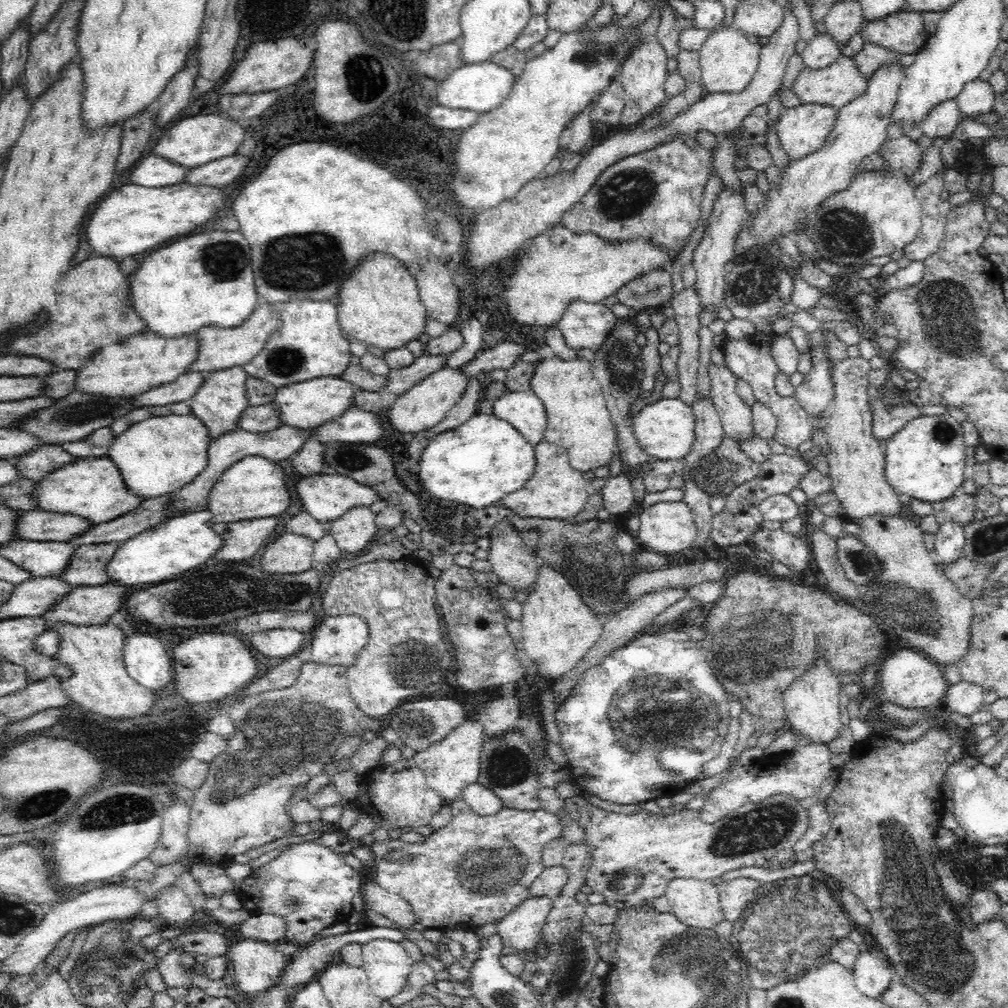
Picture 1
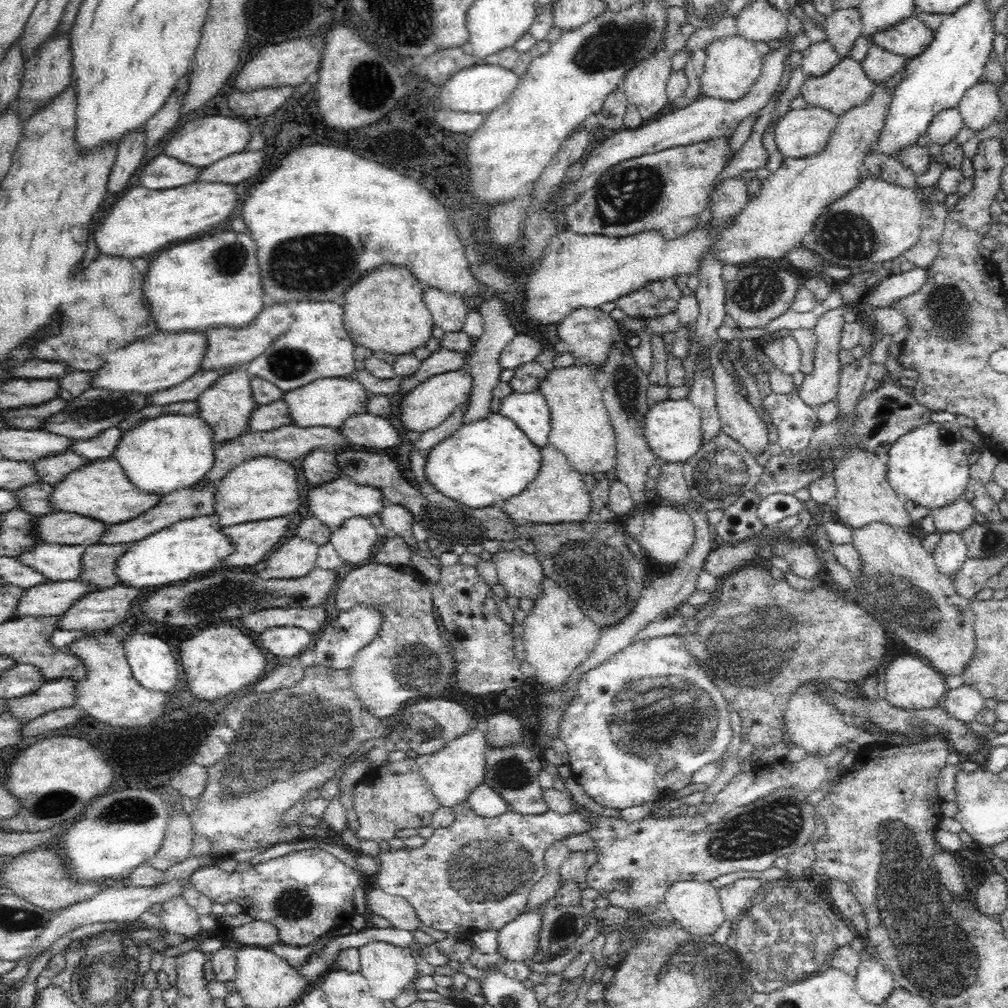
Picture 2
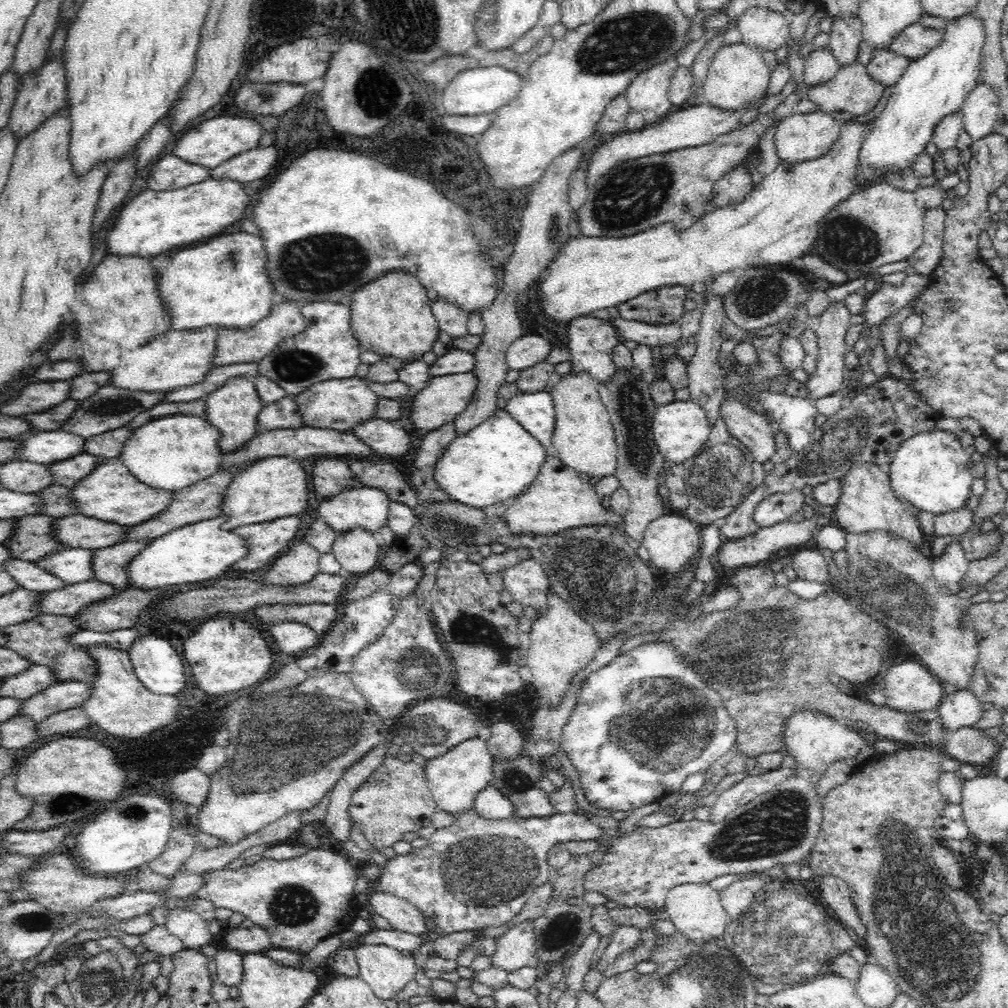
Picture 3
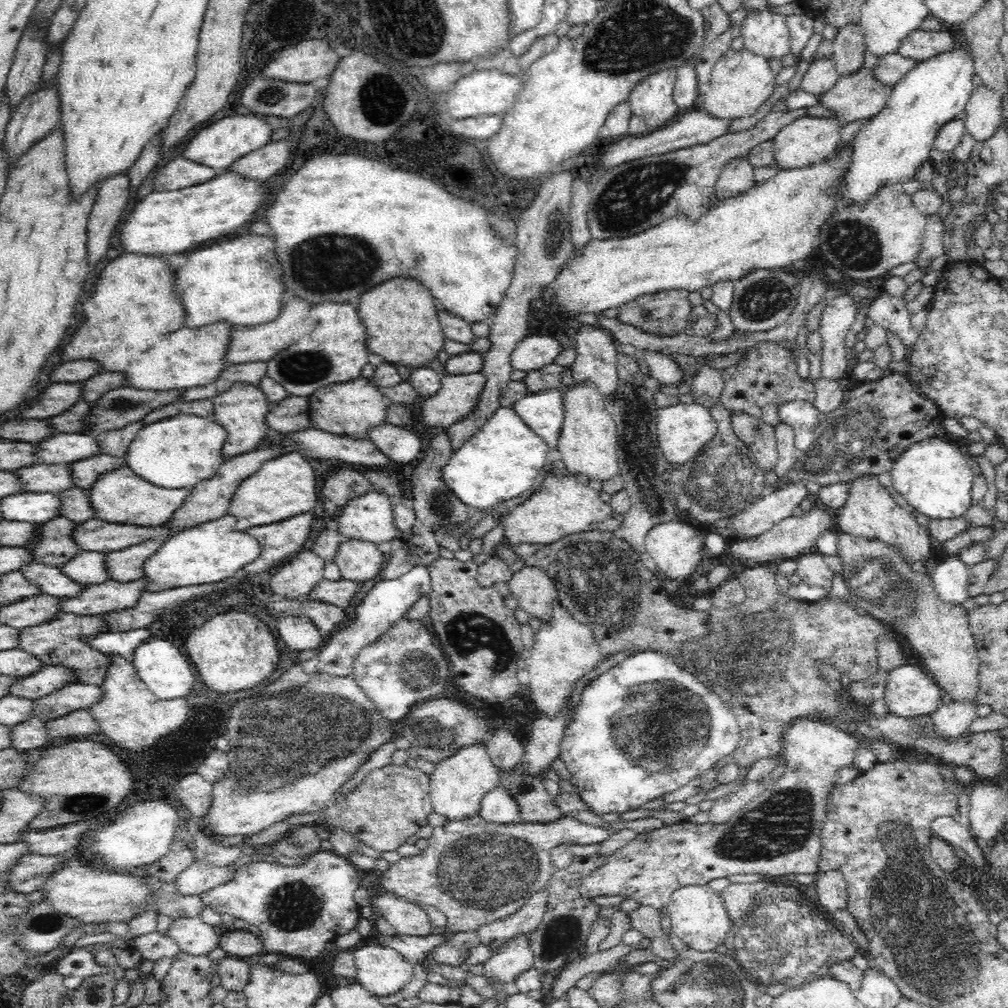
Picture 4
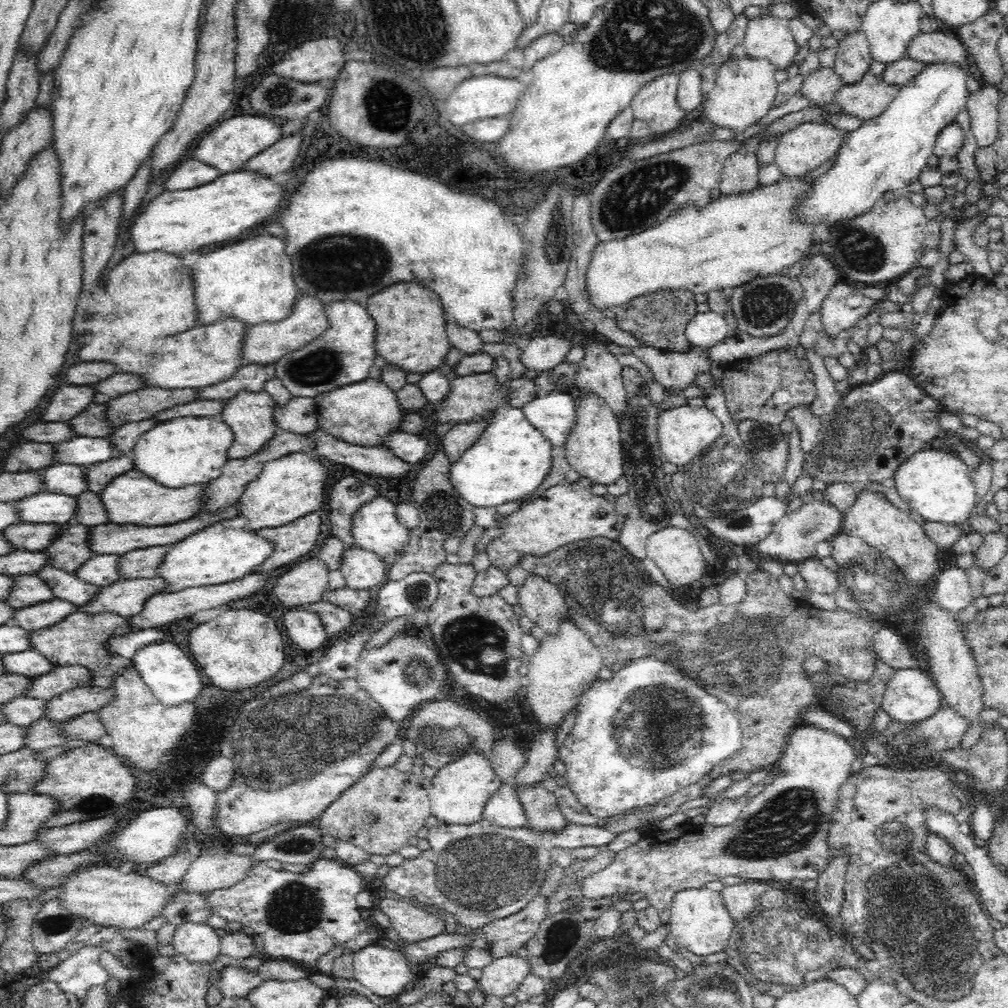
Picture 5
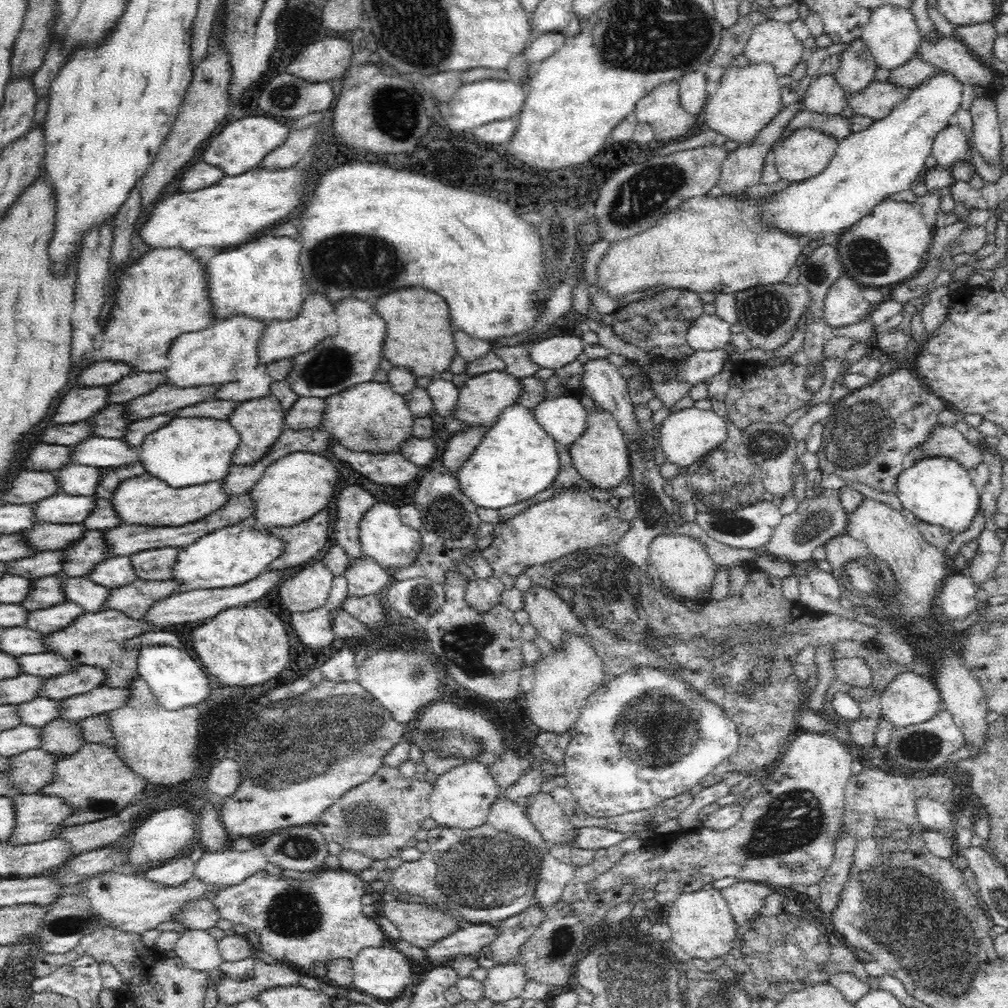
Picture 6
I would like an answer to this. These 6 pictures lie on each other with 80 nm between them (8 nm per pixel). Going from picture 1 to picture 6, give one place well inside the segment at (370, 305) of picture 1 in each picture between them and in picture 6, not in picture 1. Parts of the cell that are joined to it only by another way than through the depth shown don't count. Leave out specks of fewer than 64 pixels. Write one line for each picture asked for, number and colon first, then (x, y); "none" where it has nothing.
2: (384, 311)
3: (392, 316)
4: (401, 321)
5: (410, 333)
6: (419, 333)

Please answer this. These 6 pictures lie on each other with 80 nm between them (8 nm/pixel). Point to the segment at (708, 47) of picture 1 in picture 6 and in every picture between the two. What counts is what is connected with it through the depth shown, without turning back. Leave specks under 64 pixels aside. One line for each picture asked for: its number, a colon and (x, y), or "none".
2: (733, 64)
3: (737, 74)
4: (740, 80)
5: (744, 89)
6: (748, 98)

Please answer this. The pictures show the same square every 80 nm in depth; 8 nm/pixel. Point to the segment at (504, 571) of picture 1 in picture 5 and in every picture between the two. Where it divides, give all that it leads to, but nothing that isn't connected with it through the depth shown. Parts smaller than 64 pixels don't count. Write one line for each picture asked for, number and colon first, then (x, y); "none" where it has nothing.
2: (521, 574)
3: (526, 581)
4: (534, 590)
5: (542, 602)

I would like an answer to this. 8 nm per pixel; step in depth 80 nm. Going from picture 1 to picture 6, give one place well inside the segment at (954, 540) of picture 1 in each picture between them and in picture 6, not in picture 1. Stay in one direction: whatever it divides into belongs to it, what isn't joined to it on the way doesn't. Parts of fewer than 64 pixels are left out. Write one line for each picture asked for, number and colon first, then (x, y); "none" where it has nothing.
2: (951, 551)
3: (948, 568)
4: (950, 576)
5: (952, 590)
6: (956, 597)

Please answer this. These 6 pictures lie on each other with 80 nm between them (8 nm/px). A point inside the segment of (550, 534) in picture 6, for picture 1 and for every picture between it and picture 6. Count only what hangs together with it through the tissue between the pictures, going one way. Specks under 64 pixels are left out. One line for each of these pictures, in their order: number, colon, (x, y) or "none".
1: (555, 491)
2: (558, 494)
3: (557, 500)
4: (560, 506)
5: (564, 514)

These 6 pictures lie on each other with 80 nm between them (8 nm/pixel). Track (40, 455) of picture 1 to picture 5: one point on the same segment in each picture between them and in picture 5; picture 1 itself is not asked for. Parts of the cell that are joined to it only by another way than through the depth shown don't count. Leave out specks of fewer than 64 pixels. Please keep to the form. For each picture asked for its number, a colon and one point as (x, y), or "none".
2: (52, 469)
3: (68, 472)
4: (86, 471)
5: (98, 476)

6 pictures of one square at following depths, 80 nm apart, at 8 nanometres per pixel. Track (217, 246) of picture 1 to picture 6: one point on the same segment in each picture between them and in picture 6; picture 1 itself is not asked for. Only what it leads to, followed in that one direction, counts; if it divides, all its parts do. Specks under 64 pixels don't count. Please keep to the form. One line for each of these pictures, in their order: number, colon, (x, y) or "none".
2: (214, 281)
3: (224, 281)
4: (239, 281)
5: (252, 280)
6: (262, 279)

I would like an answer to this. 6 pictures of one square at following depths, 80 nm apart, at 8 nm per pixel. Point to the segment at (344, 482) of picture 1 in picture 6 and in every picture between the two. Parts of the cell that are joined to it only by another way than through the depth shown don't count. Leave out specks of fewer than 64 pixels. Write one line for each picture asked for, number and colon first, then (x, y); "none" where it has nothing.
2: (334, 502)
3: (366, 507)
4: (369, 517)
5: (375, 527)
6: (383, 536)

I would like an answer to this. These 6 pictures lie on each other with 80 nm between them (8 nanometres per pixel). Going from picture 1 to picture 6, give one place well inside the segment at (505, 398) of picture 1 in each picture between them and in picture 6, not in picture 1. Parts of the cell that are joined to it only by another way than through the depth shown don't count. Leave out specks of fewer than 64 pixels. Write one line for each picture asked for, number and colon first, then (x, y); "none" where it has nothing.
2: (530, 411)
3: (535, 411)
4: (543, 412)
5: (553, 415)
6: (564, 418)

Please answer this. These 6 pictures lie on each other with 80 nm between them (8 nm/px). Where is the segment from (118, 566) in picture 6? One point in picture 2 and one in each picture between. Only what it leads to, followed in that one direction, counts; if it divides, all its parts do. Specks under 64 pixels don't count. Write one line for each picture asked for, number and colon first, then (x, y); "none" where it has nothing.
2: (57, 562)
3: (72, 565)
4: (86, 567)
5: (100, 570)

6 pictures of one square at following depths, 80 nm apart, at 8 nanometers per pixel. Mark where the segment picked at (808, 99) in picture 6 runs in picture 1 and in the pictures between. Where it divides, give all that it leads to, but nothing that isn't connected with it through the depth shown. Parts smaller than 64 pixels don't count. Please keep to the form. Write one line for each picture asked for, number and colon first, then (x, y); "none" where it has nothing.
1: (821, 51)
2: (819, 58)
3: (820, 66)
4: (822, 74)
5: (820, 86)

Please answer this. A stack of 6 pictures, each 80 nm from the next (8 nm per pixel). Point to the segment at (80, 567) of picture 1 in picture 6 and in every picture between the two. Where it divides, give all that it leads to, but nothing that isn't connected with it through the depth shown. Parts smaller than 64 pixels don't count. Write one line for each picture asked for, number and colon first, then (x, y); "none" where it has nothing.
2: (98, 561)
3: (109, 564)
4: (124, 565)
5: (142, 563)
6: (155, 564)

